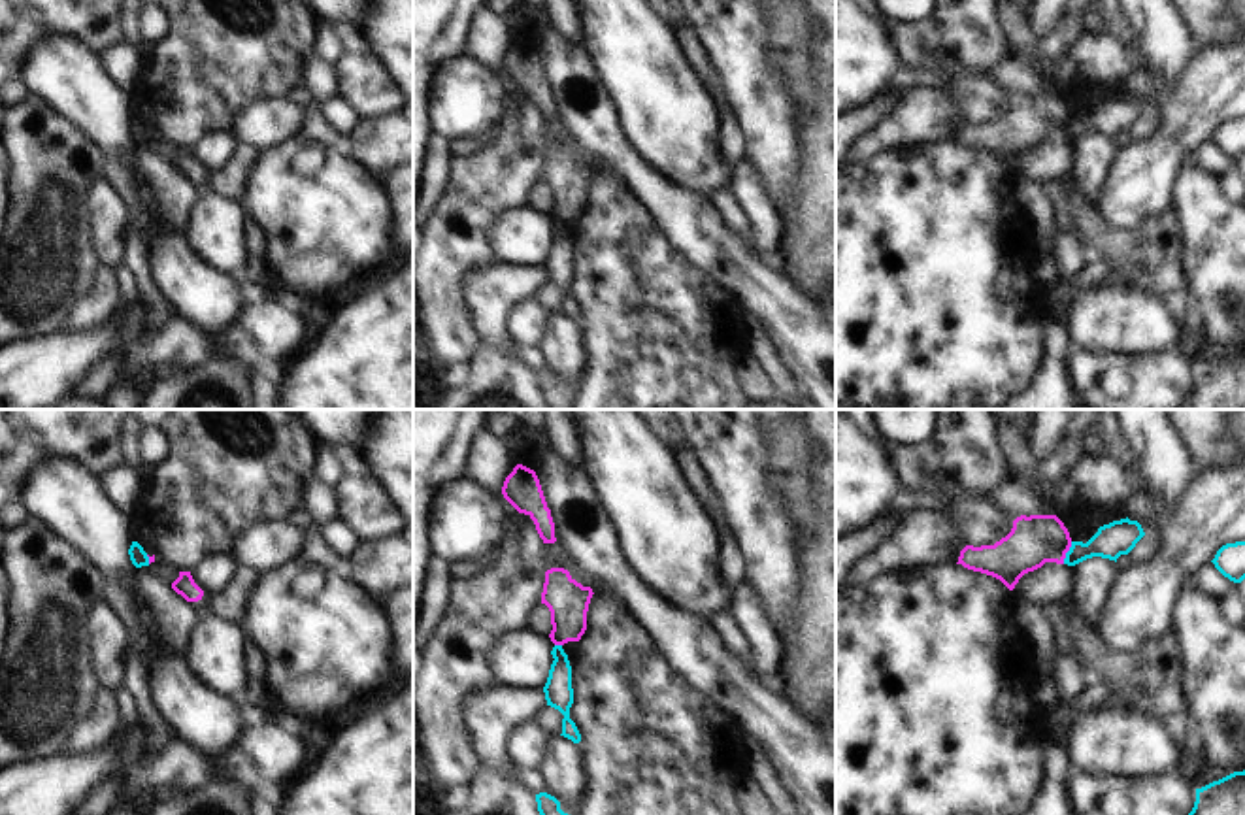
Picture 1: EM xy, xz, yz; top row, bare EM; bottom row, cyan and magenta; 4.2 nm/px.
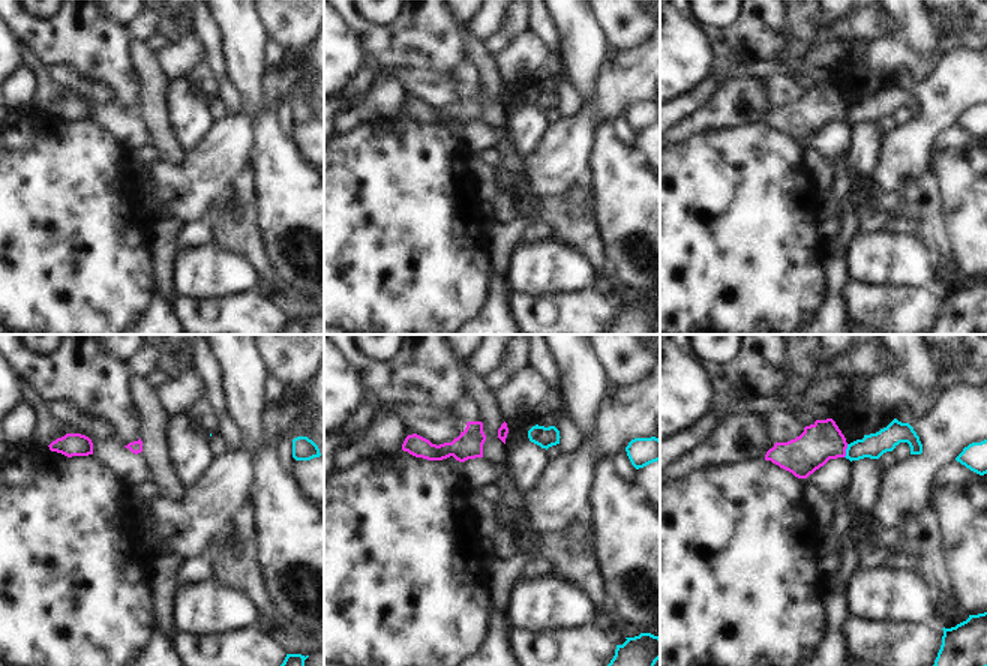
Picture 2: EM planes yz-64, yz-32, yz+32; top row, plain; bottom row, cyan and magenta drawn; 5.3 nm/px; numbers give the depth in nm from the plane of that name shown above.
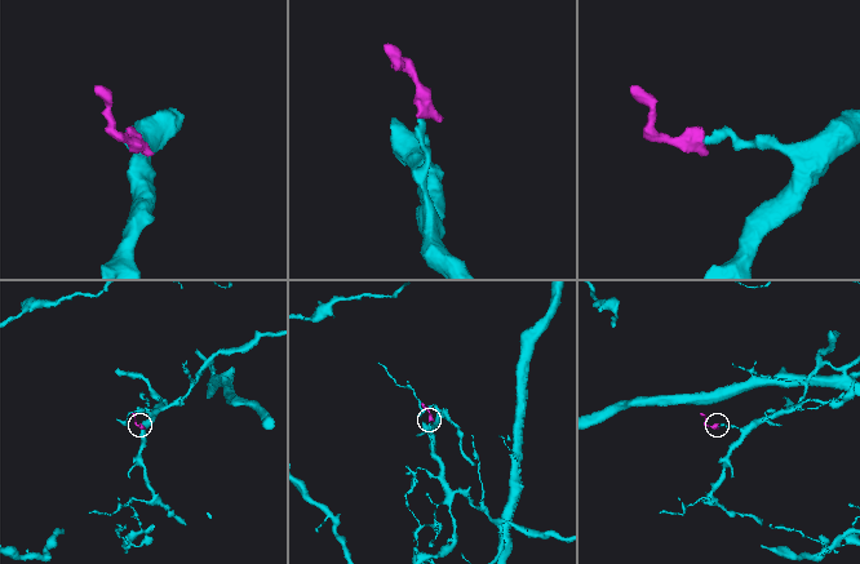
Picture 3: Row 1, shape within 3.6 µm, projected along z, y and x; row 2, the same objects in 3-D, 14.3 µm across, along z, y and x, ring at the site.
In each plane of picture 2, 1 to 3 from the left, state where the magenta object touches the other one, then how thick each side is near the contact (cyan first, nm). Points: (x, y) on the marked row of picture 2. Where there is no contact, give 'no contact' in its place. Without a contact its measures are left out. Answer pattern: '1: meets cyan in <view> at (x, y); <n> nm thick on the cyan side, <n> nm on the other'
1: no contact
2: no contact
3: meets cyan in yz+32 at (846, 450); 140 nm thick on the cyan side, 200 nm on the other

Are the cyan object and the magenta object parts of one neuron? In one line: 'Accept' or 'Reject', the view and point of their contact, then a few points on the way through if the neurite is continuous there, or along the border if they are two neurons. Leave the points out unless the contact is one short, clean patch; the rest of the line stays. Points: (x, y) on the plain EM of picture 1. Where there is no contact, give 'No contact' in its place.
Reject. Touches cyan at yz (1066, 131). Boundary: yz (1072, 119), (1062, 140).

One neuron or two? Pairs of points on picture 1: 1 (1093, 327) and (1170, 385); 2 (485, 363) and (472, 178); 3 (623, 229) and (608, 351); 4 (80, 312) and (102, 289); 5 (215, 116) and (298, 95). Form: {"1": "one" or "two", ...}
{"1": "two", "2": "two", "3": "one", "4": "one", "5": "two"}

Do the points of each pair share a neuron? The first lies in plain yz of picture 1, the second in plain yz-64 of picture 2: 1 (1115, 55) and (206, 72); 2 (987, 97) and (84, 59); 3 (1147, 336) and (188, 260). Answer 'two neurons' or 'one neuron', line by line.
1: two neurons
2: two neurons
3: one neuron

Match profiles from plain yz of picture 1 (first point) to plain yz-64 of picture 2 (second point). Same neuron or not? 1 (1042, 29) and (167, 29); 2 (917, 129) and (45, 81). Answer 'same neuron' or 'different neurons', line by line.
1: different neurons
2: same neuron

